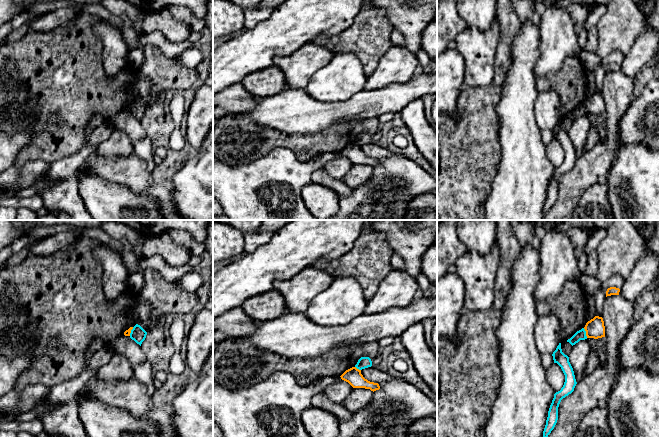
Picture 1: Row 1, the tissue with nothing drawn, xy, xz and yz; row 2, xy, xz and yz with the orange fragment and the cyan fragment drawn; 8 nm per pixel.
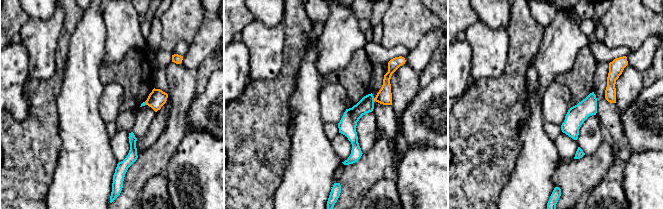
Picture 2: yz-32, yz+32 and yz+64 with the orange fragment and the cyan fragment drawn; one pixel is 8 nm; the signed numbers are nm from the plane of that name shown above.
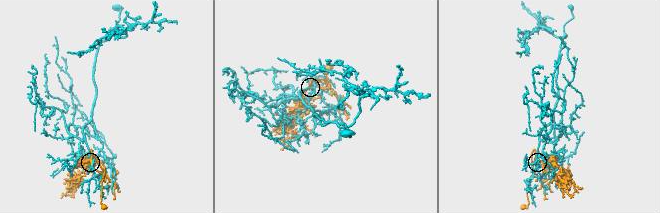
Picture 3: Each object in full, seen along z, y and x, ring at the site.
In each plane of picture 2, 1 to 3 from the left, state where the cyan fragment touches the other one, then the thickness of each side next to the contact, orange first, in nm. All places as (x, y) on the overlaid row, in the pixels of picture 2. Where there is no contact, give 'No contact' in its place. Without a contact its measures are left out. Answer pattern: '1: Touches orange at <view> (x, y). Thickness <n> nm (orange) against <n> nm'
1: Touches orange at yz-32 (146, 103). Thickness 150 nm (orange) against 30 nm
2: Touches orange at yz+32 (374, 100). Thickness 120 nm (orange) against 140 nm
3: No contact

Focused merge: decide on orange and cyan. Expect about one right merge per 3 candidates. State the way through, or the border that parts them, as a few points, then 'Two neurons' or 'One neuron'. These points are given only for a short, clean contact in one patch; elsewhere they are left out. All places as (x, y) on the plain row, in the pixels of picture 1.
Two neurons

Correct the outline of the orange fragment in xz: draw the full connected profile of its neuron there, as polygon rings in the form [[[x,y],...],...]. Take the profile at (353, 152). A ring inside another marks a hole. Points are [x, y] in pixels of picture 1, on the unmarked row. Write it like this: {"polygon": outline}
{"polygon": [[[352,143],[346,146],[341,152],[341,155],[348,158],[353,164],[365,164],[371,167],[380,165],[378,159],[370,158],[363,153],[361,146],[356,143]]]}

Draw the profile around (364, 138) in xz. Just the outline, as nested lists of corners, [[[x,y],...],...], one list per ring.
[[[361,133],[355,143],[359,146],[368,144],[372,142],[372,137],[369,133]]]

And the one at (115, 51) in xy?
[[[100,20],[93,27],[103,45],[103,63],[108,76],[114,77],[128,66],[128,47],[122,31],[107,21]]]

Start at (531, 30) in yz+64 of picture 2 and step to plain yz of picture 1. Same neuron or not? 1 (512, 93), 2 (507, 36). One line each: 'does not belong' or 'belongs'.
1: does not belong
2: belongs

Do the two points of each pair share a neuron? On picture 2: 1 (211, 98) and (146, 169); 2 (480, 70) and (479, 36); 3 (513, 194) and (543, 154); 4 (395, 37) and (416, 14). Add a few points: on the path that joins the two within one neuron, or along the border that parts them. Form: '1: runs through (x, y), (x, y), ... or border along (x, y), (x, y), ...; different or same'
1: border along (191, 103), (186, 113), (185, 130); different
2: runs through (480, 62), (480, 44); same
3: runs through (523, 184), (533, 174), (536, 164); same
4: runs through (399, 31), (410, 20); same

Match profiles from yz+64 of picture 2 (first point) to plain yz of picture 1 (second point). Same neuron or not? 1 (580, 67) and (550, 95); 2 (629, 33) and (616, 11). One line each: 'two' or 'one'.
1: two
2: one

